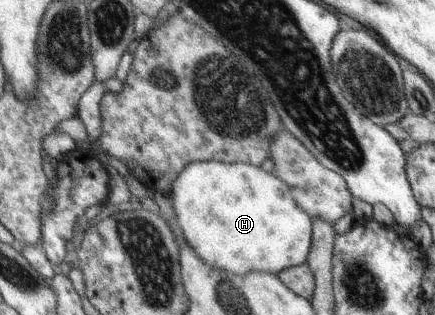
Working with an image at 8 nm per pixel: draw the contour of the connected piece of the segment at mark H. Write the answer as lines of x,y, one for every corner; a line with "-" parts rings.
208,160
204,162
189,163
187,167
176,177
171,183
171,190
168,193
171,200
171,209
174,212
175,219
180,219
179,231
184,231
184,241
196,251
196,255
200,255
200,259
204,259
204,263
208,263
211,268
216,268
225,272
233,273
237,276
243,276
248,272
266,272
278,275
289,267
299,266
306,261
308,255
308,247
310,245
310,219
308,215
294,203
294,199
290,197
290,189
286,187
286,183
279,176
270,172
265,172
261,168
247,164
244,162
234,162
227,164
216,160

